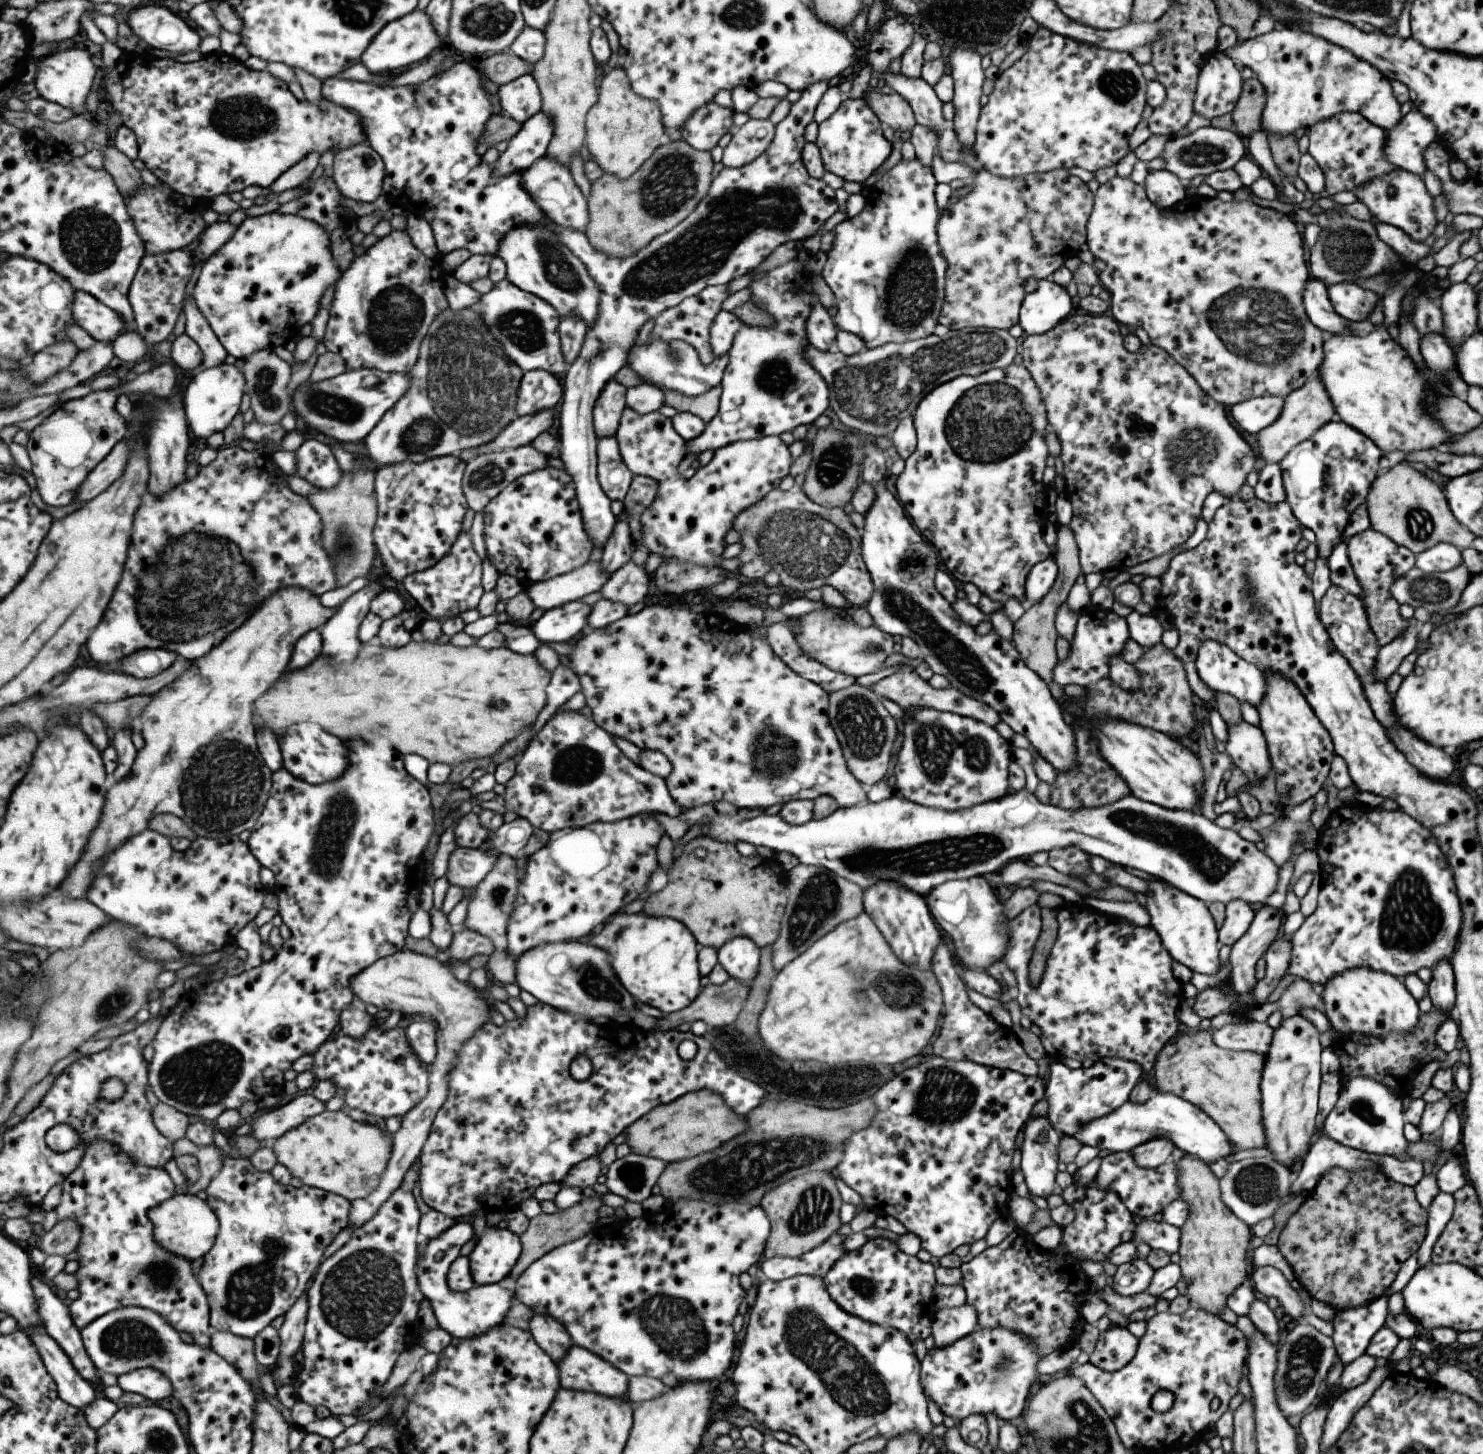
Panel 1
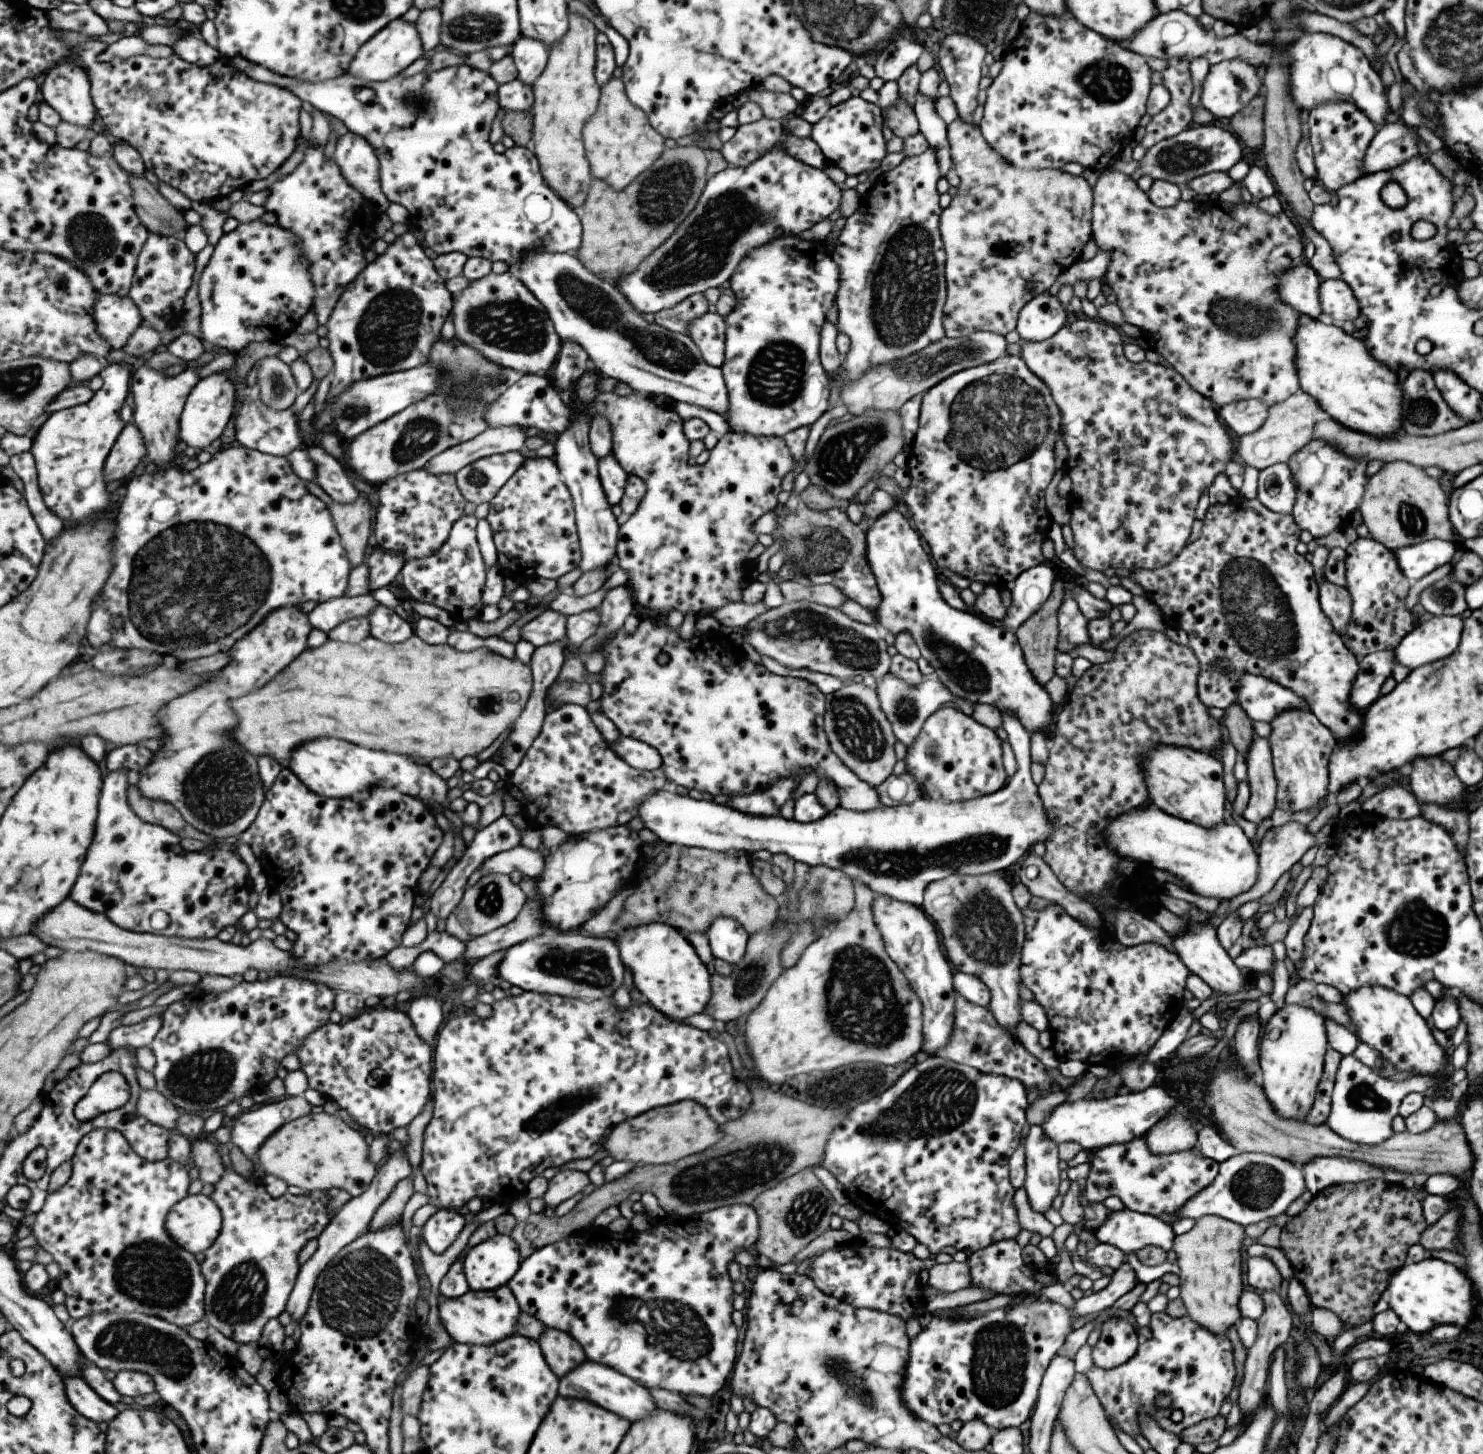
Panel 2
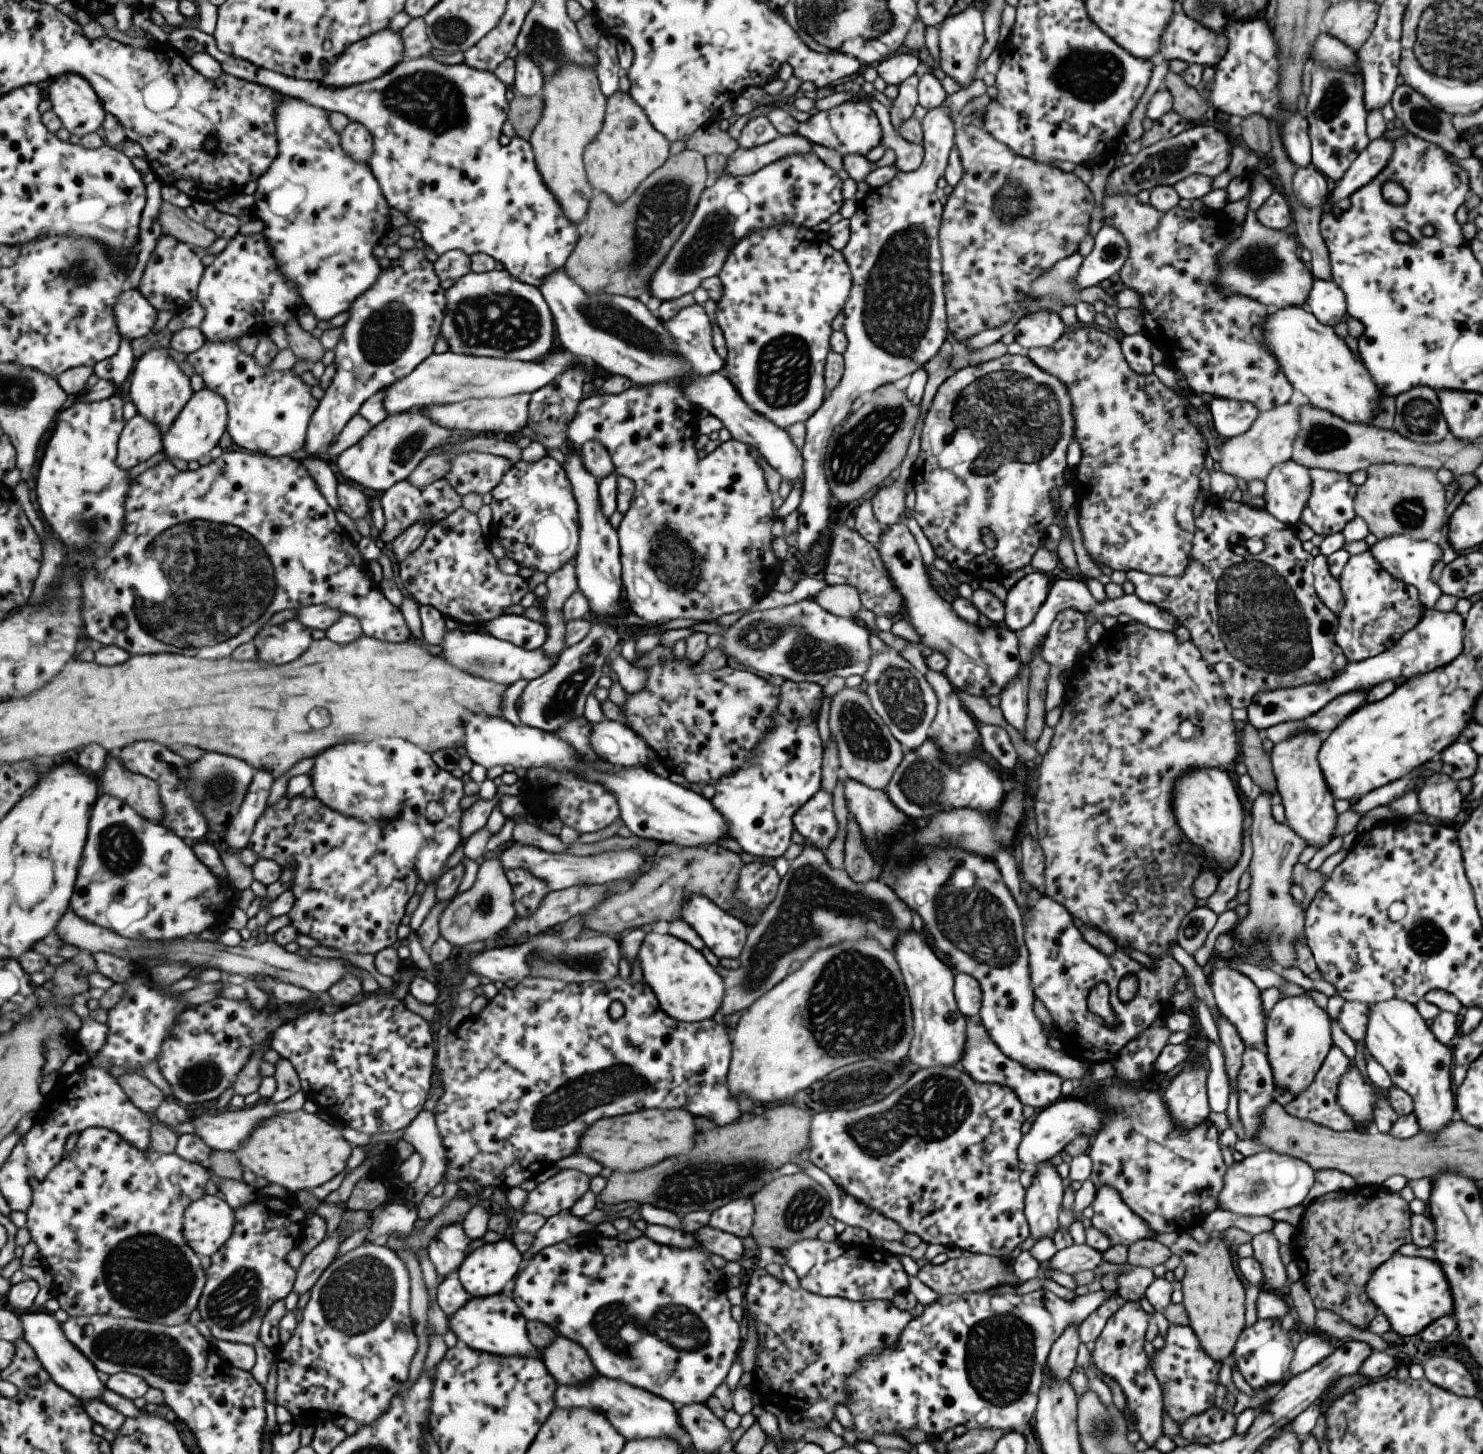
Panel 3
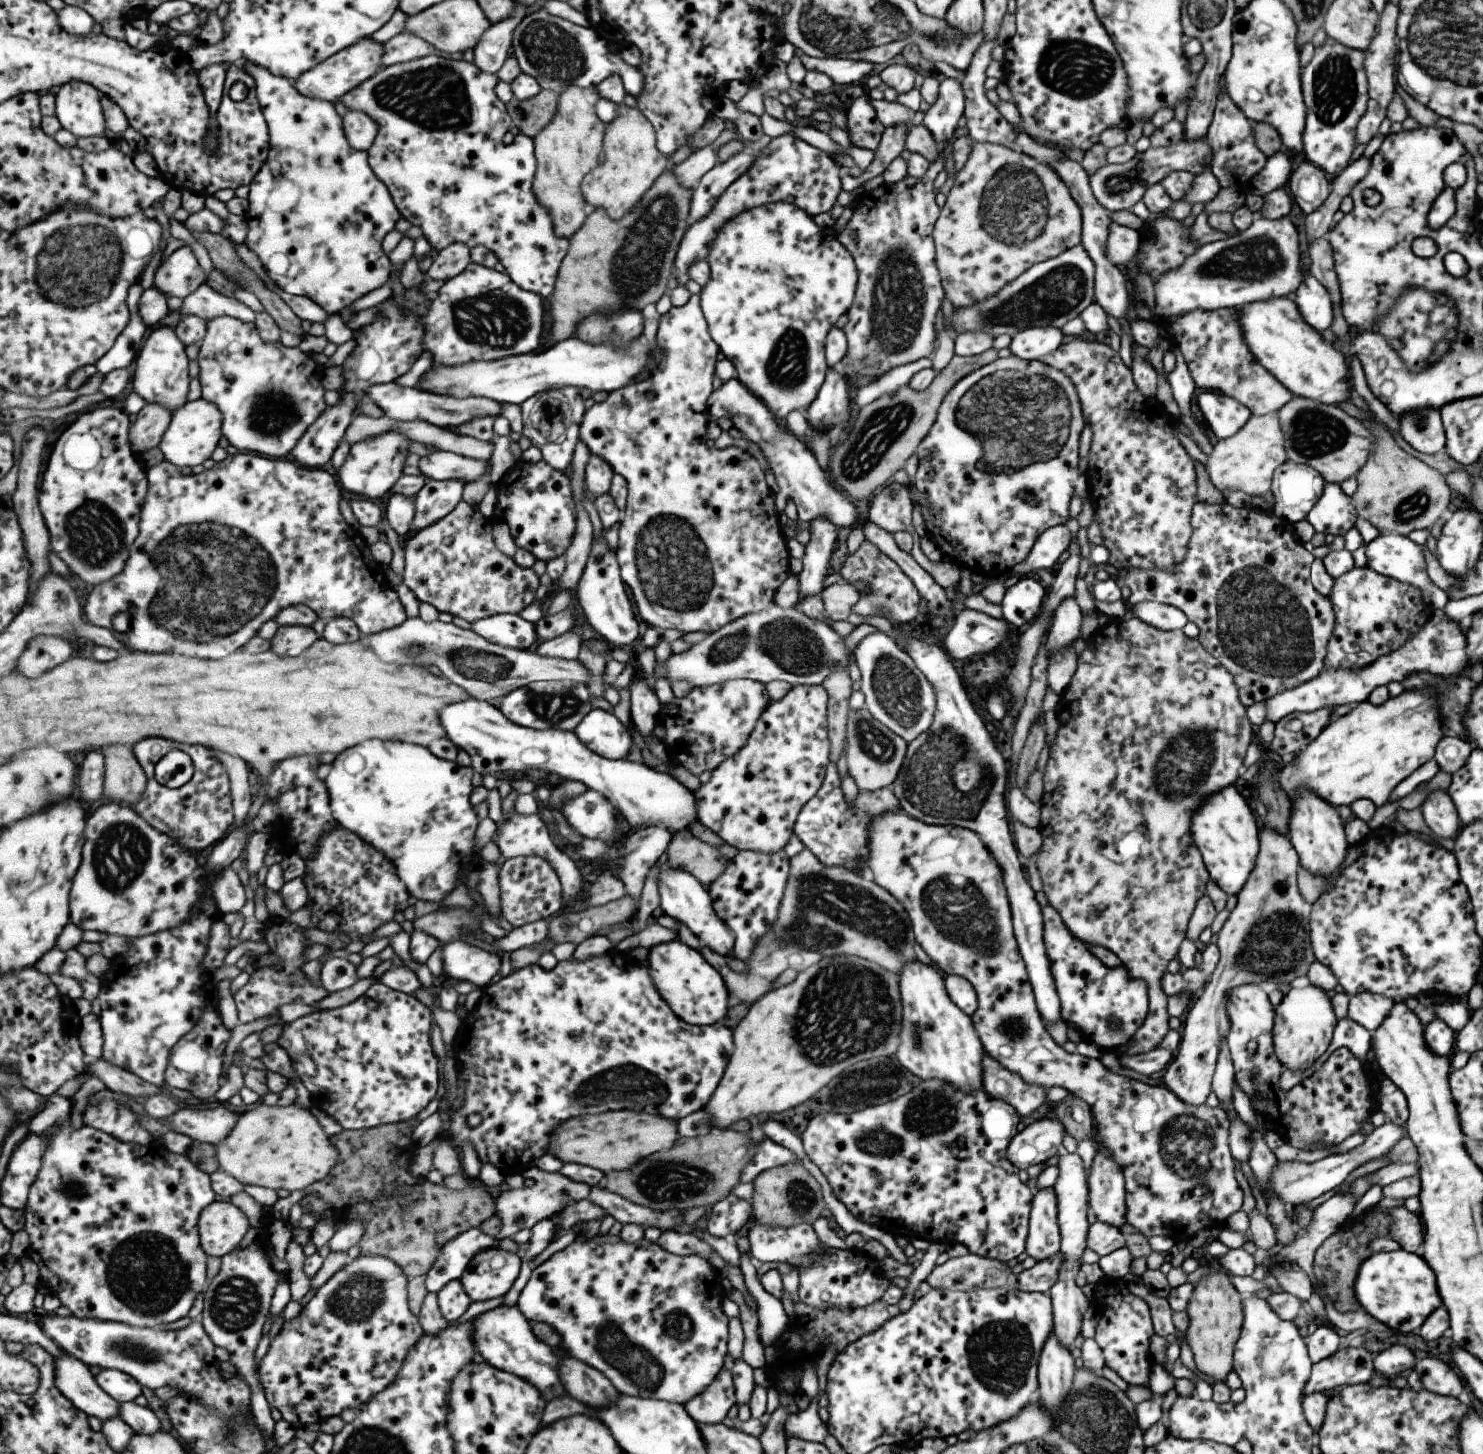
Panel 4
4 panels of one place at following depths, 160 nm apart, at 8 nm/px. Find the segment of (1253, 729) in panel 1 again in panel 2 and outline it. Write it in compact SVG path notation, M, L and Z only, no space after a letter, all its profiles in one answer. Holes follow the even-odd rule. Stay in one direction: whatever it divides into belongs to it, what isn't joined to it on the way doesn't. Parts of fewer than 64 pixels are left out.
M1254 736L1244 754L1249 798L1240 816L1258 824L1274 809L1276 780L1274 777L1270 748L1265 737Z

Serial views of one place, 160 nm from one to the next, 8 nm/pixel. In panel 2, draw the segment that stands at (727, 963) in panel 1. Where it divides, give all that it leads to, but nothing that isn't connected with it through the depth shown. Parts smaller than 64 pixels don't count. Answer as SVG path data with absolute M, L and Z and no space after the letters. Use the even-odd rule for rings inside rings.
M714 918L705 936L715 959L735 966L744 957L749 935L734 920Z

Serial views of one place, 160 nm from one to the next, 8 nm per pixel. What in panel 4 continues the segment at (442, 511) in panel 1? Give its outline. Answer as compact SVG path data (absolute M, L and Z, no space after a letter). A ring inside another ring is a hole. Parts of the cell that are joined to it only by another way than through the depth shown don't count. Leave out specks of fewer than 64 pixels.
M392 493L386 504L386 518L393 530L403 538L409 538L414 530L416 515L416 497L401 493Z

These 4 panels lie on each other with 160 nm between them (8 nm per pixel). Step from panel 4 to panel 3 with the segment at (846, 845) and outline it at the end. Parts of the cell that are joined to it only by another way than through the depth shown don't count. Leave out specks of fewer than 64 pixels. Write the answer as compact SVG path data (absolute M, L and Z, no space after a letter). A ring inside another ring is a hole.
M819 789L795 811L792 825L813 848L827 848L837 832L837 822L831 807L831 794Z

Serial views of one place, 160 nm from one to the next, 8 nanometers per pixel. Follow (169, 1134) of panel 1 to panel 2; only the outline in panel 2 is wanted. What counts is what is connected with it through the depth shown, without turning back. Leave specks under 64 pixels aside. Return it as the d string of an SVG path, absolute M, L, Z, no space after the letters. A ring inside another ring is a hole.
M156 1088L142 1090L138 1112L145 1115L152 1123L171 1132L177 1132L178 1120L182 1116L175 1104Z

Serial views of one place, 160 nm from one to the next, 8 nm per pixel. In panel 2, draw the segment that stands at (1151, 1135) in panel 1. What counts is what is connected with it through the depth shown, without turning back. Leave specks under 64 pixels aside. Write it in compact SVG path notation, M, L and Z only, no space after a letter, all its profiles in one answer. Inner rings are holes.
M1158 1084L1141 1092L1113 1095L1106 1099L1081 1099L1072 1103L1063 1102L1041 1123L1042 1133L1056 1145L1076 1142L1088 1153L1116 1144L1125 1144L1143 1138L1146 1132L1161 1118L1168 1115L1177 1104L1176 1098Z

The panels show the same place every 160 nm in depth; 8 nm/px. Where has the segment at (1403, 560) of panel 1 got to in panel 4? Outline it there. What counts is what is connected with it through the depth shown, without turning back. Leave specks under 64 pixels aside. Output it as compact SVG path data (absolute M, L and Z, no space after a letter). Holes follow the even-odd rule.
M1366 564L1353 567L1333 579L1327 598L1334 614L1331 636L1326 642L1323 662L1327 669L1358 669L1370 665L1382 654L1399 648L1420 630L1434 608L1423 602L1414 586L1377 574Z

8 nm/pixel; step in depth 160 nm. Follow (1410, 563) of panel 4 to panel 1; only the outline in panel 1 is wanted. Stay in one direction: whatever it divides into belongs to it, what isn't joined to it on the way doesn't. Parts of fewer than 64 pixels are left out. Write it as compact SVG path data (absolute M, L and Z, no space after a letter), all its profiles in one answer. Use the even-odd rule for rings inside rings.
M1449 543L1436 544L1414 557L1414 565L1424 573L1442 573L1462 564L1460 549Z

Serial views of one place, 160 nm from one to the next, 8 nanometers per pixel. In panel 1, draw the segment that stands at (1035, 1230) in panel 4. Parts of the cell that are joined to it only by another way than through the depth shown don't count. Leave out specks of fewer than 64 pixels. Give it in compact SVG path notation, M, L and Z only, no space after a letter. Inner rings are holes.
M1030 1116L1020 1132L1020 1170L1029 1193L1046 1198L1055 1186L1060 1134L1044 1116Z

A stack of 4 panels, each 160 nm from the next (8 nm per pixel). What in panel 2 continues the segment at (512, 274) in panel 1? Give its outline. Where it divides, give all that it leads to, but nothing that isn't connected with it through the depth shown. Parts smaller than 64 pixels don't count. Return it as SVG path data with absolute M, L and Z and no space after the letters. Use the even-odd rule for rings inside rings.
M531 251L518 262L514 272L543 306L546 306L562 340L578 342L583 346L590 354L592 365L597 367L604 377L613 377L618 382L627 383L635 393L664 395L671 402L685 402L724 415L728 400L719 367L712 367L702 359L700 350L689 336L672 333L655 322L646 323L618 288L615 288L613 282L592 273L577 253Z

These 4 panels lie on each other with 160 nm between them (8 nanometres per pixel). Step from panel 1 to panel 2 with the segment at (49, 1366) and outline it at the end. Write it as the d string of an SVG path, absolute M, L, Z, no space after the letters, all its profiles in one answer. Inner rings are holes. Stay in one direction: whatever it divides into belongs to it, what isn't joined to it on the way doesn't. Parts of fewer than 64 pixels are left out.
M81 1375L63 1378L70 1401L88 1419L109 1424L120 1413L121 1407L101 1398Z

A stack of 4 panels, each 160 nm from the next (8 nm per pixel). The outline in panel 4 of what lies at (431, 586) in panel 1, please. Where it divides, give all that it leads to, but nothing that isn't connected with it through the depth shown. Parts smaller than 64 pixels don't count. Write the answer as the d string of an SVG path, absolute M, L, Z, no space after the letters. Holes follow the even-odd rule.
M462 500L445 518L425 530L407 538L404 578L407 586L422 603L431 603L440 612L458 616L473 624L479 619L498 614L523 612L525 606L535 602L535 592L541 584L539 576L531 569L520 567L514 557L505 556L493 540L492 522L481 512L479 506L471 506Z

